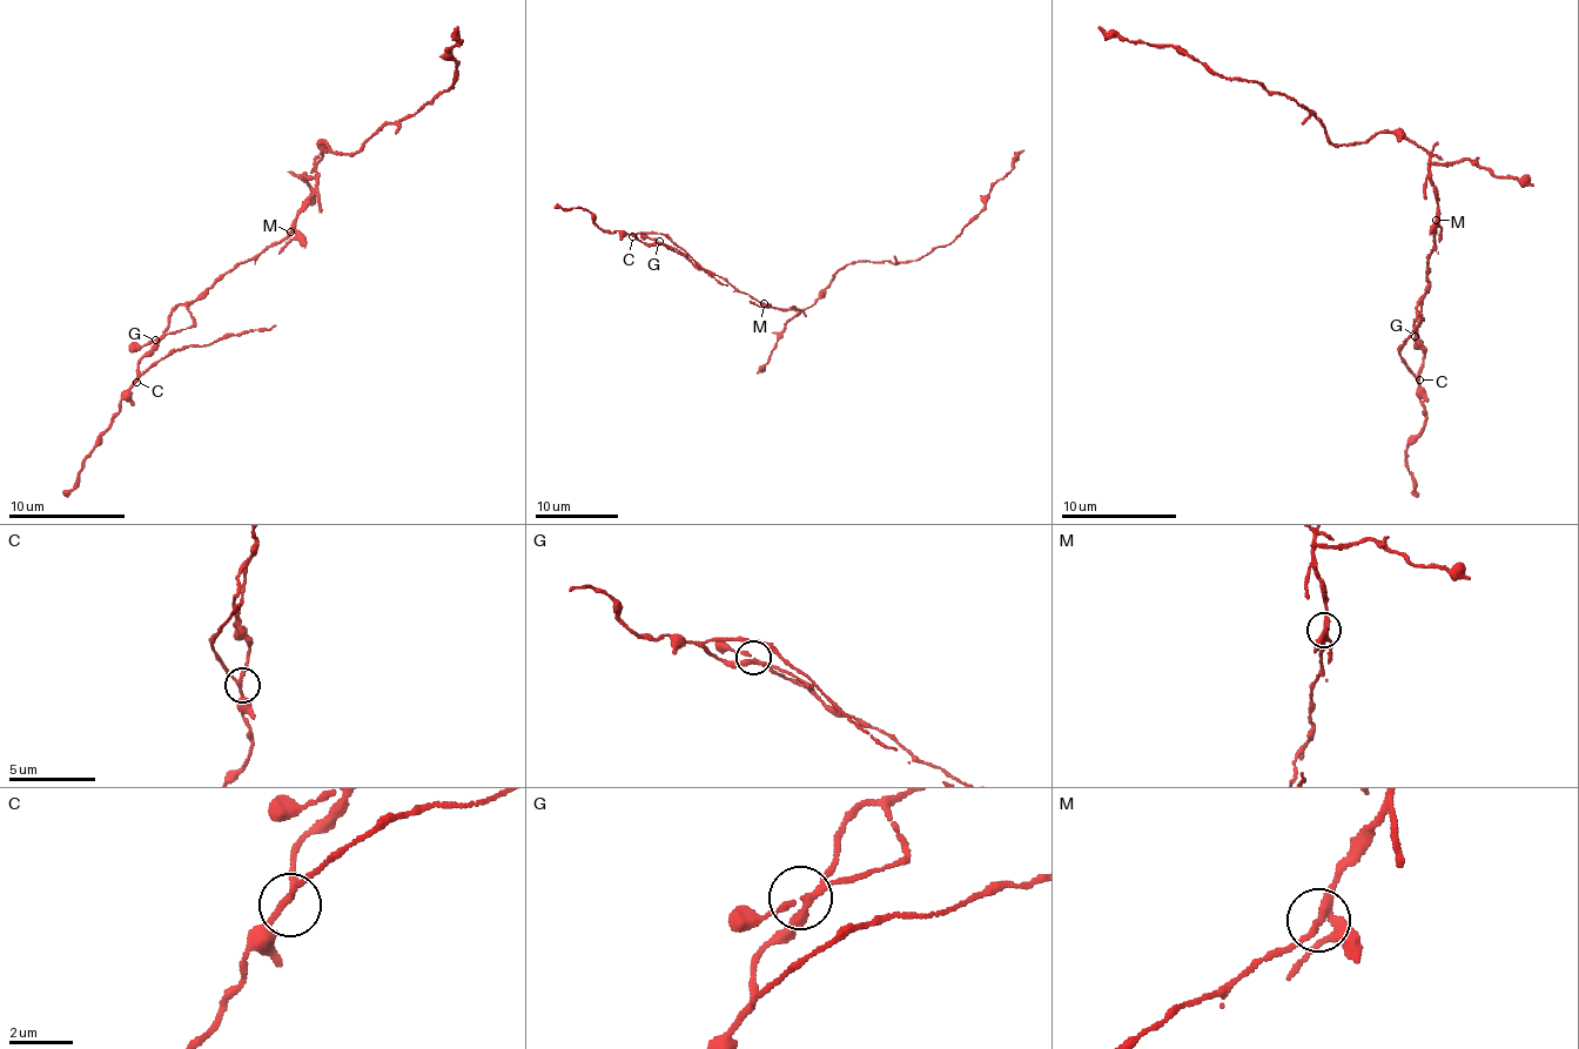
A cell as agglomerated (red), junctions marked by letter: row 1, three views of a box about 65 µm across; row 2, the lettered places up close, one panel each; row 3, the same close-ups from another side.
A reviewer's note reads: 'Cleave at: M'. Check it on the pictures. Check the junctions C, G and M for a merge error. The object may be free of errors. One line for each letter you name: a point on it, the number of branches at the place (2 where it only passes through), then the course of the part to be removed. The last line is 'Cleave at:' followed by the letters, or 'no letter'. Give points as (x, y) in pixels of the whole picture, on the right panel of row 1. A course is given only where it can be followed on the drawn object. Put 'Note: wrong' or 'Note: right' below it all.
M: Place: (1436, 220). Branches: 3. Course of the part to remove: (1437, 220), (1428, 153), (1392, 132), (1335, 145), (1316, 114), (1260, 85), (1099, 26)
Cleave at: M
Note: right

